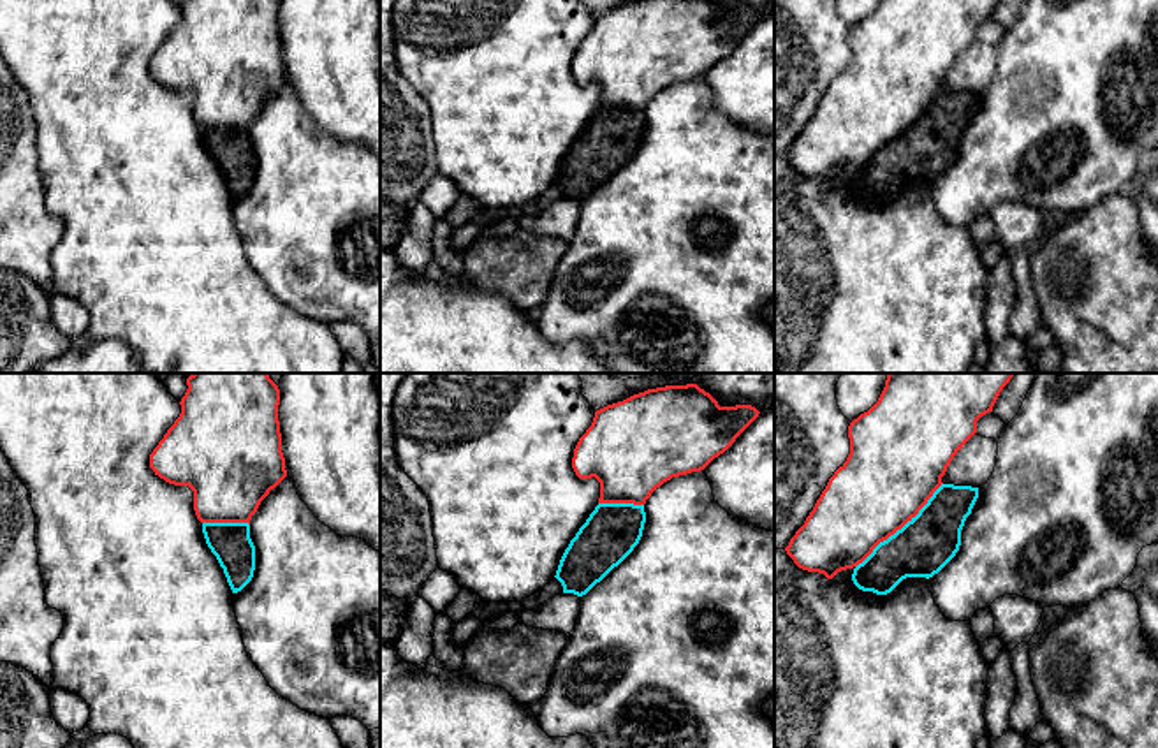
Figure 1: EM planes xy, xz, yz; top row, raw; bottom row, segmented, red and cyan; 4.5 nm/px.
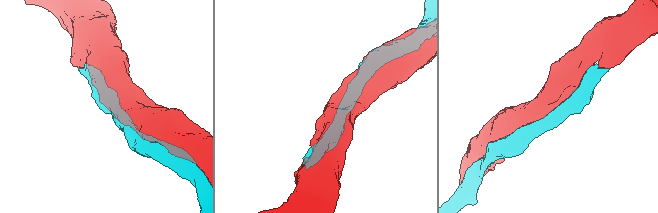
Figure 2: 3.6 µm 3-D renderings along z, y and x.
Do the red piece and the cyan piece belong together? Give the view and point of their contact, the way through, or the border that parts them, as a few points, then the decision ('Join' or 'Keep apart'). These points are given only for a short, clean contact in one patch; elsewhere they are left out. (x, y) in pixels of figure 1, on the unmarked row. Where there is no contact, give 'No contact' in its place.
Touches red at yz (901, 132). Join

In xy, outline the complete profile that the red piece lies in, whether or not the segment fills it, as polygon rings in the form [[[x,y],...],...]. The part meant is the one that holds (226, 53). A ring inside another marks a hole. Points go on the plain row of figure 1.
[[[185,0],[181,19],[150,60],[150,74],[169,90],[194,97],[194,116],[208,153],[216,162],[232,199],[253,183],[255,151],[250,125],[285,83],[278,26],[280,0]]]

